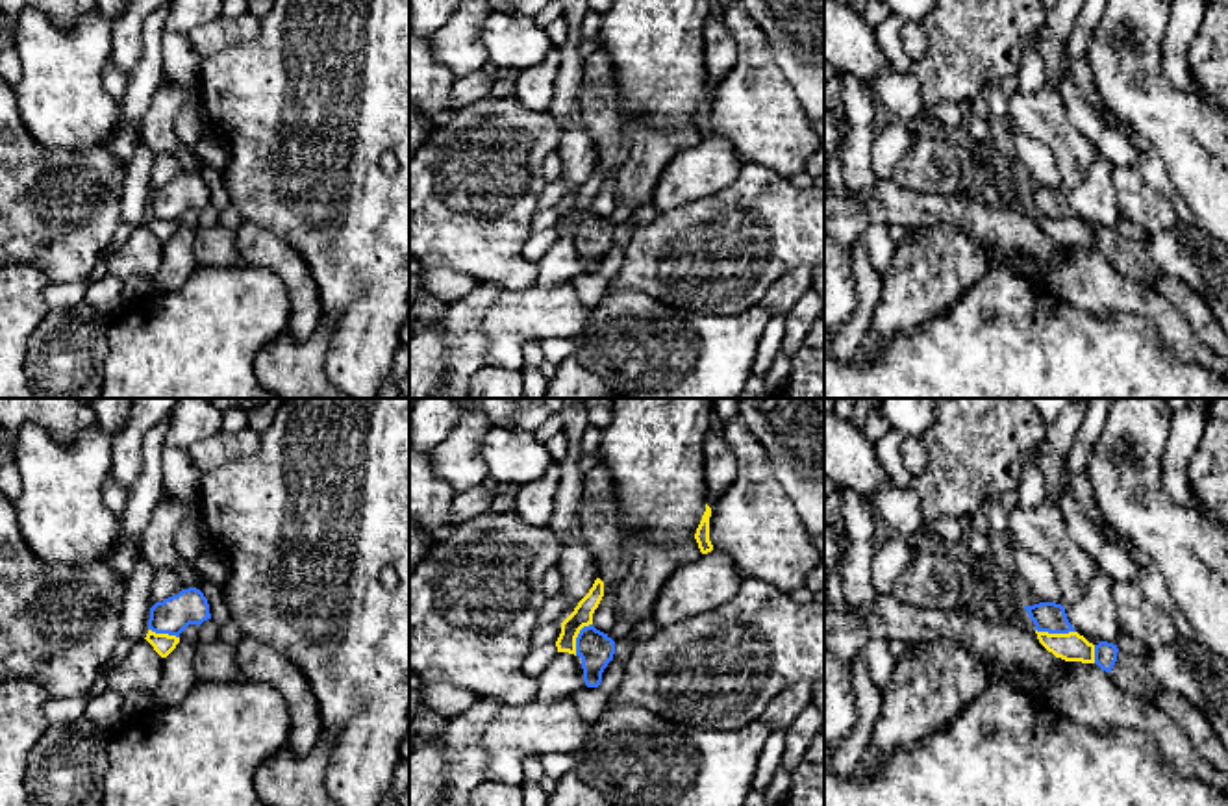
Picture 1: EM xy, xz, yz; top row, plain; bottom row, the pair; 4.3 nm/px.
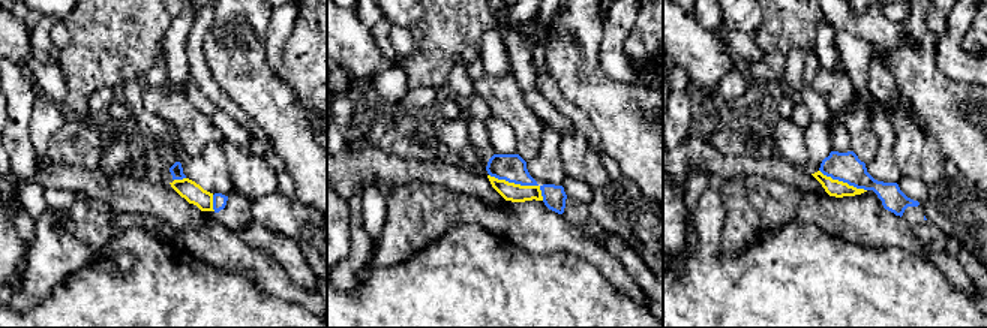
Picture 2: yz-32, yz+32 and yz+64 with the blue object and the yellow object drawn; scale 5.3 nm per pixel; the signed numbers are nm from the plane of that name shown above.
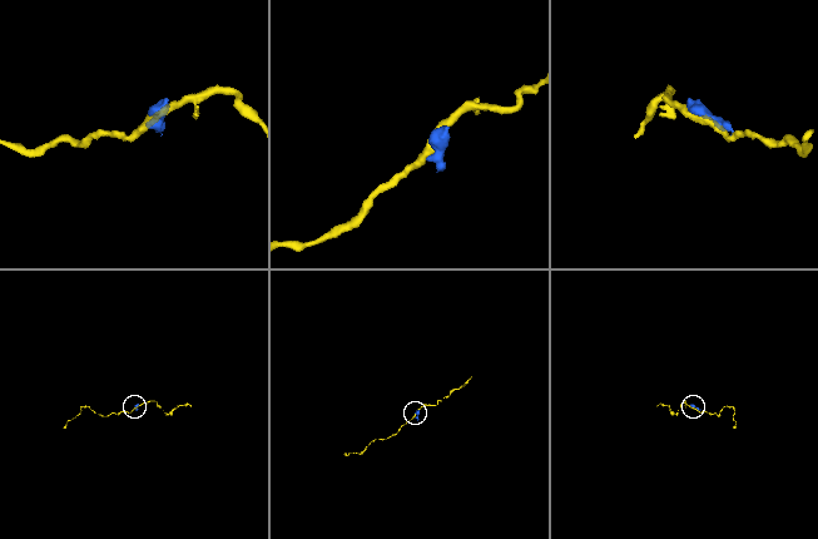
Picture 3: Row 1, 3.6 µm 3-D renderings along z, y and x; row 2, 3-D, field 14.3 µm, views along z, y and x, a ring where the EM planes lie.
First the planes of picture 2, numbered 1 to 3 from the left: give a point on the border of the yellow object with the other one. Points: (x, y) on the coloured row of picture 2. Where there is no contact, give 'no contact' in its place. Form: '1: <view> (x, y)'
1: yz-32 (213, 202)
2: yz+32 (521, 184)
3: yz+64 (843, 181)

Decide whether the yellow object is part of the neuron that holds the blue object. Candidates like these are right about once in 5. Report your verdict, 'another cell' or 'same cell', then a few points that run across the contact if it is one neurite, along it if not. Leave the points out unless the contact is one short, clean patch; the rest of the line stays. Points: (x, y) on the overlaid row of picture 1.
another cell

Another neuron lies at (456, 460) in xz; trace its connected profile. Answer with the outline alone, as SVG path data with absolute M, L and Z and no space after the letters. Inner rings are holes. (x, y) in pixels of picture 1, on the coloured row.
M467 409L450 434L432 450L433 474L454 491L483 484L489 471L482 460L480 443L493 424L478 409Z

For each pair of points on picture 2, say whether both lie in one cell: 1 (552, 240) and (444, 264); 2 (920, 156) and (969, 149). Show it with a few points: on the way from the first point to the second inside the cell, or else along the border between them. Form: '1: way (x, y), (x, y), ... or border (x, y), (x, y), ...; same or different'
1: border (489, 231), (528, 250), (555, 253); different
2: border (924, 122), (945, 158); different

